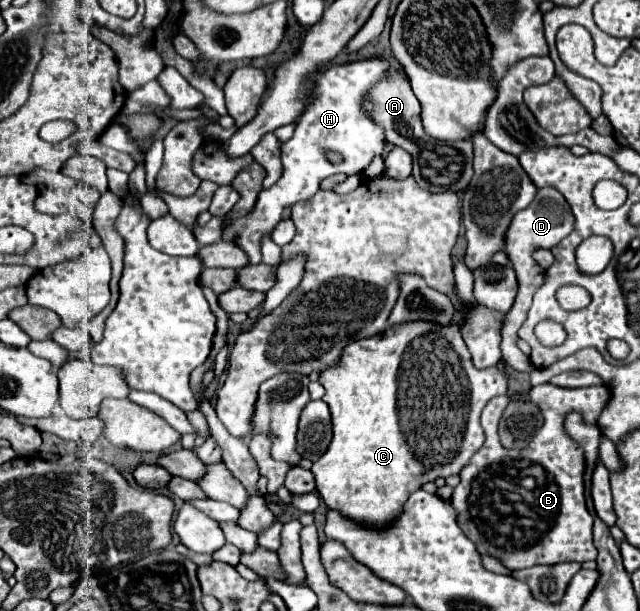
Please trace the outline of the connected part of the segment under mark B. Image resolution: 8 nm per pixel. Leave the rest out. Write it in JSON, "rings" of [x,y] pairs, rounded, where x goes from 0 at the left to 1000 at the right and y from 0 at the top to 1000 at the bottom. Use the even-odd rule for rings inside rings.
{"rings":[[[844,628],[823,645],[803,648],[775,648],[769,651],[753,673],[753,700],[759,720],[728,766],[719,773],[719,792],[709,799],[706,828],[716,841],[716,861],[722,871],[744,890],[750,907],[766,907],[778,913],[797,933],[816,933],[838,923],[872,923],[872,920],[919,920],[931,917],[931,897],[925,887],[925,845],[916,835],[913,815],[913,769],[916,746],[913,738],[881,704],[881,684],[891,674],[909,678],[916,694],[934,694],[934,681],[941,668],[953,655],[953,638],[947,632],[922,632],[922,635],[878,635],[866,628]],[[803,655],[828,655],[841,661],[850,681],[847,704],[834,714],[831,723],[816,736],[791,736],[784,730],[778,710],[778,696],[794,658]]]}

